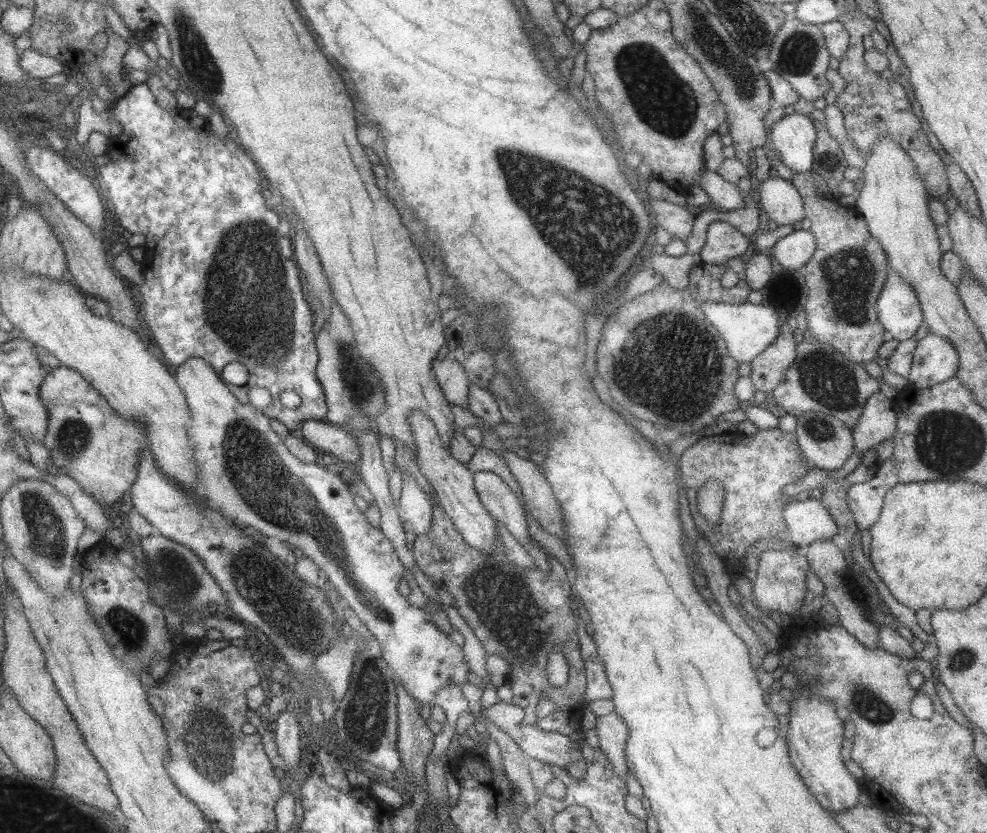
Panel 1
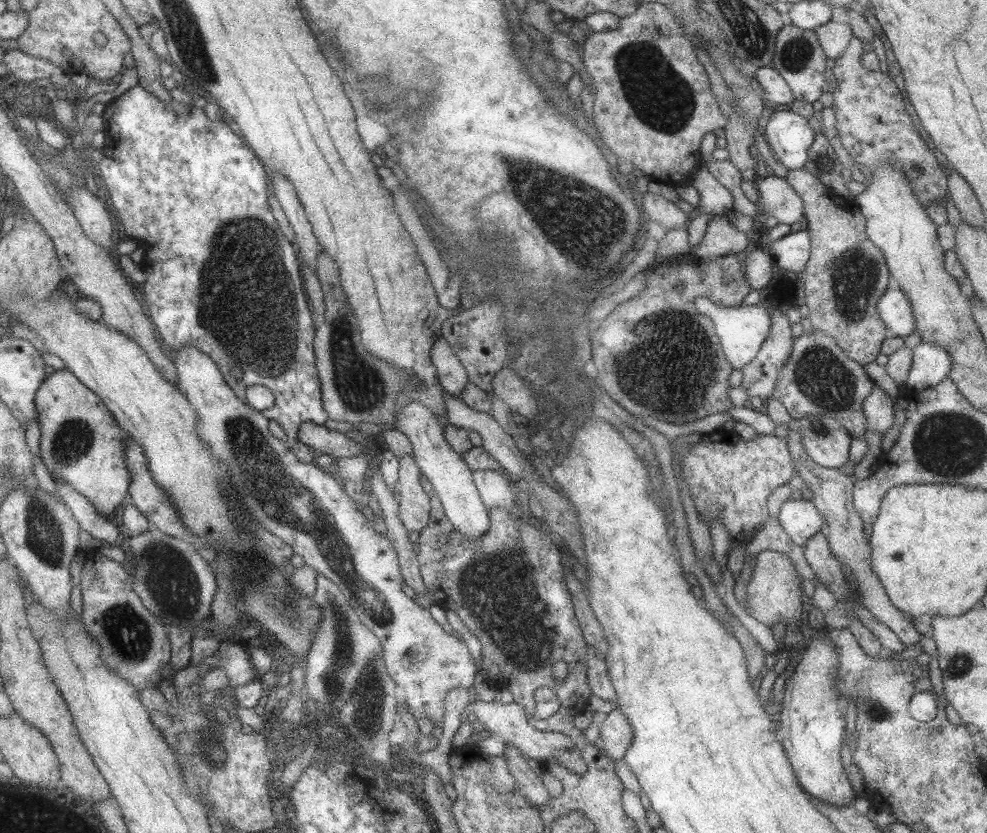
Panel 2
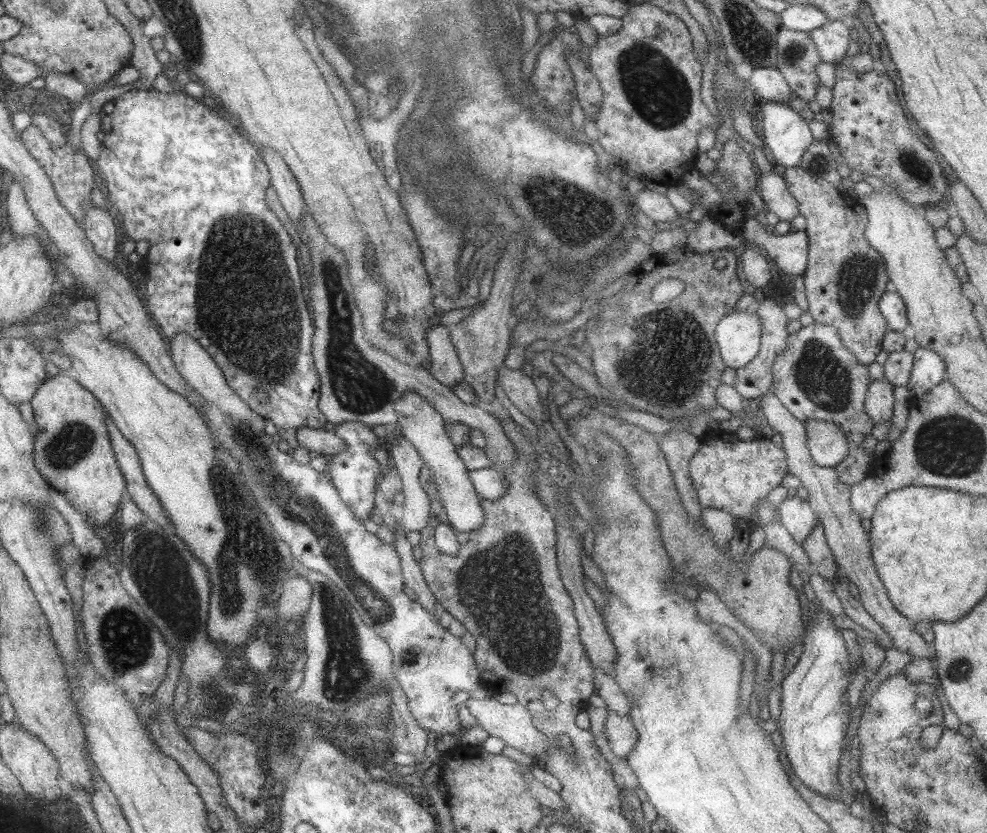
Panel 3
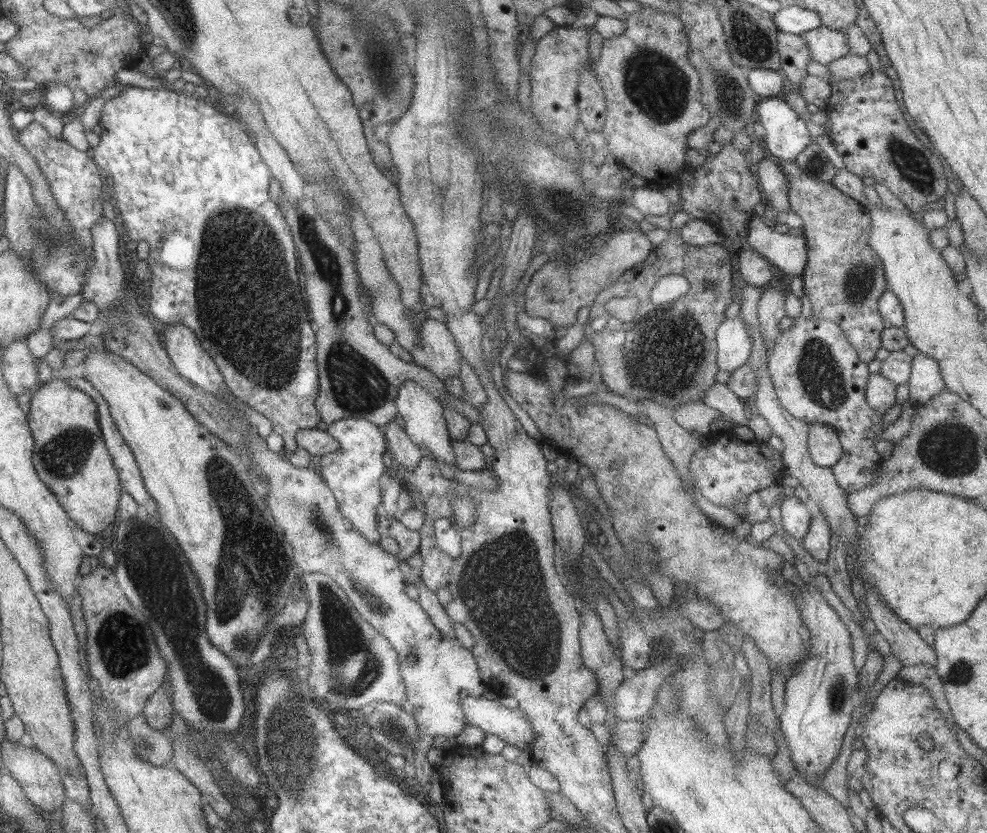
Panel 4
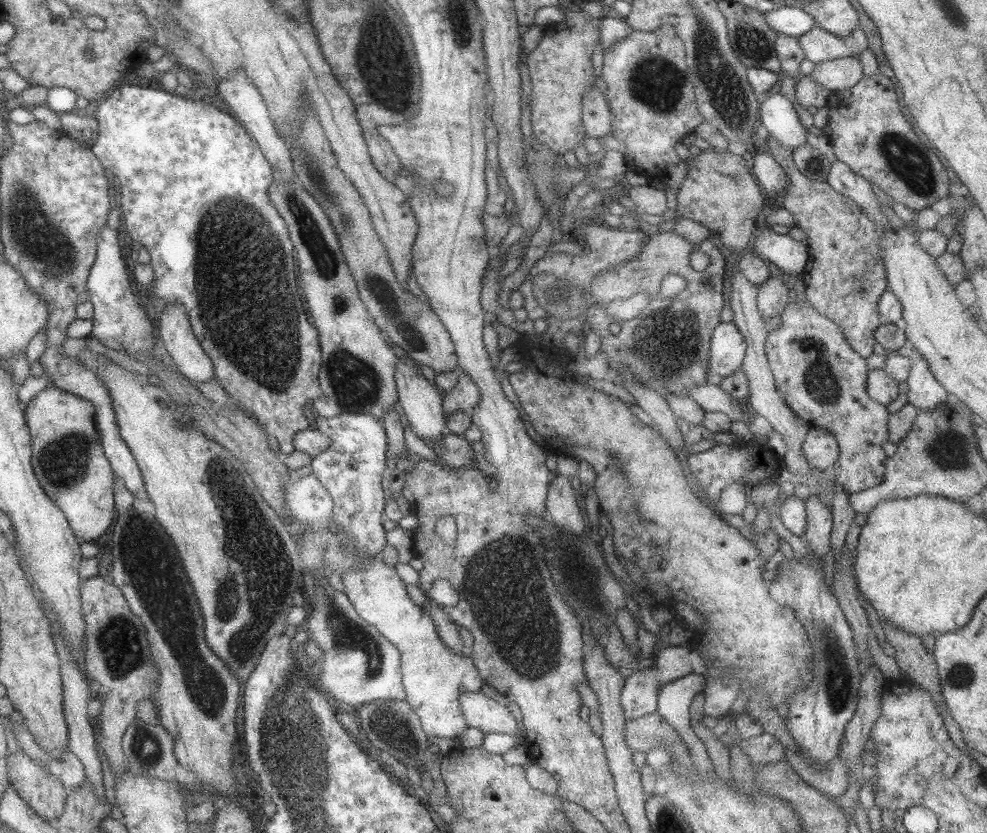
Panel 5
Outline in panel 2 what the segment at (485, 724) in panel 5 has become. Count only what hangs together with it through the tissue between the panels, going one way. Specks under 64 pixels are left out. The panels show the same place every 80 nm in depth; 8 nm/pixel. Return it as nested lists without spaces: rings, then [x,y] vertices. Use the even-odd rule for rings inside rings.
[[[480,699],[469,701],[466,711],[473,712],[476,720],[481,722],[484,730],[492,736],[498,737],[504,744],[514,746],[521,751],[527,759],[545,761],[548,758],[556,758],[567,770],[575,774],[583,774],[586,771],[584,760],[579,749],[573,741],[563,733],[555,731],[540,731],[533,728],[528,722],[525,709],[515,703],[499,703],[495,701],[483,702]]]

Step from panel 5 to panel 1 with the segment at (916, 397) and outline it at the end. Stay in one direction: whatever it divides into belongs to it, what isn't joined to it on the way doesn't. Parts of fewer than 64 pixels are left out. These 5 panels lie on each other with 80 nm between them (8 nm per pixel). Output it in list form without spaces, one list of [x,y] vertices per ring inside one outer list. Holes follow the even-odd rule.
[[[927,333],[912,353],[908,385],[927,389],[954,376],[959,365],[957,351],[942,337]]]

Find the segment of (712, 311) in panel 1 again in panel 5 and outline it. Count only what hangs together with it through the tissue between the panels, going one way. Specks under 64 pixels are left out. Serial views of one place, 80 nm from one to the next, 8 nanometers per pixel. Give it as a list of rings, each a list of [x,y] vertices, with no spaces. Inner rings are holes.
[[[733,322],[719,323],[709,338],[709,372],[722,377],[740,370],[745,354],[745,341]]]

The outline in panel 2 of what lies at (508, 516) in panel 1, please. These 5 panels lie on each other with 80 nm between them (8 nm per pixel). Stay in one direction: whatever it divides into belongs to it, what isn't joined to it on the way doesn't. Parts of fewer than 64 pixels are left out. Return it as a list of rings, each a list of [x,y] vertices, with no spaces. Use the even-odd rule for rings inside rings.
[[[475,470],[472,472],[472,481],[487,509],[494,506],[515,509],[515,492],[503,473],[493,470]]]

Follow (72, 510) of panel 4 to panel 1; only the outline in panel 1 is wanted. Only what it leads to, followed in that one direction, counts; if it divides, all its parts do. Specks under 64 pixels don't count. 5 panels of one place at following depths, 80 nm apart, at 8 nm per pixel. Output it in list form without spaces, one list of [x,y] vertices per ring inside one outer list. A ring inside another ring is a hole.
[[[69,368],[51,370],[38,394],[47,415],[42,444],[49,451],[50,465],[76,480],[83,492],[108,509],[137,476],[140,450],[148,448],[144,424],[121,418],[79,373]]]

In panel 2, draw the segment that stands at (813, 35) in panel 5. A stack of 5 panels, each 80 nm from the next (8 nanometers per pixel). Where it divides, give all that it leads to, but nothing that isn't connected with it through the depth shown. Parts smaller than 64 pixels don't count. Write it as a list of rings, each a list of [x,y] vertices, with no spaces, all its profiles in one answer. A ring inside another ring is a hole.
[[[827,21],[814,29],[823,54],[834,61],[838,59],[847,48],[848,42],[853,37],[850,23]]]

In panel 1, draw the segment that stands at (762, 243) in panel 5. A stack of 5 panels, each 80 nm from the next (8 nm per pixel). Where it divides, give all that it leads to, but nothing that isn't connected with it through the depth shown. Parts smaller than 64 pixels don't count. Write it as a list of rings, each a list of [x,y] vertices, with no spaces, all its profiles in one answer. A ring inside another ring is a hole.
[[[798,226],[791,233],[779,237],[771,247],[771,256],[787,270],[801,269],[815,252],[814,234]]]

